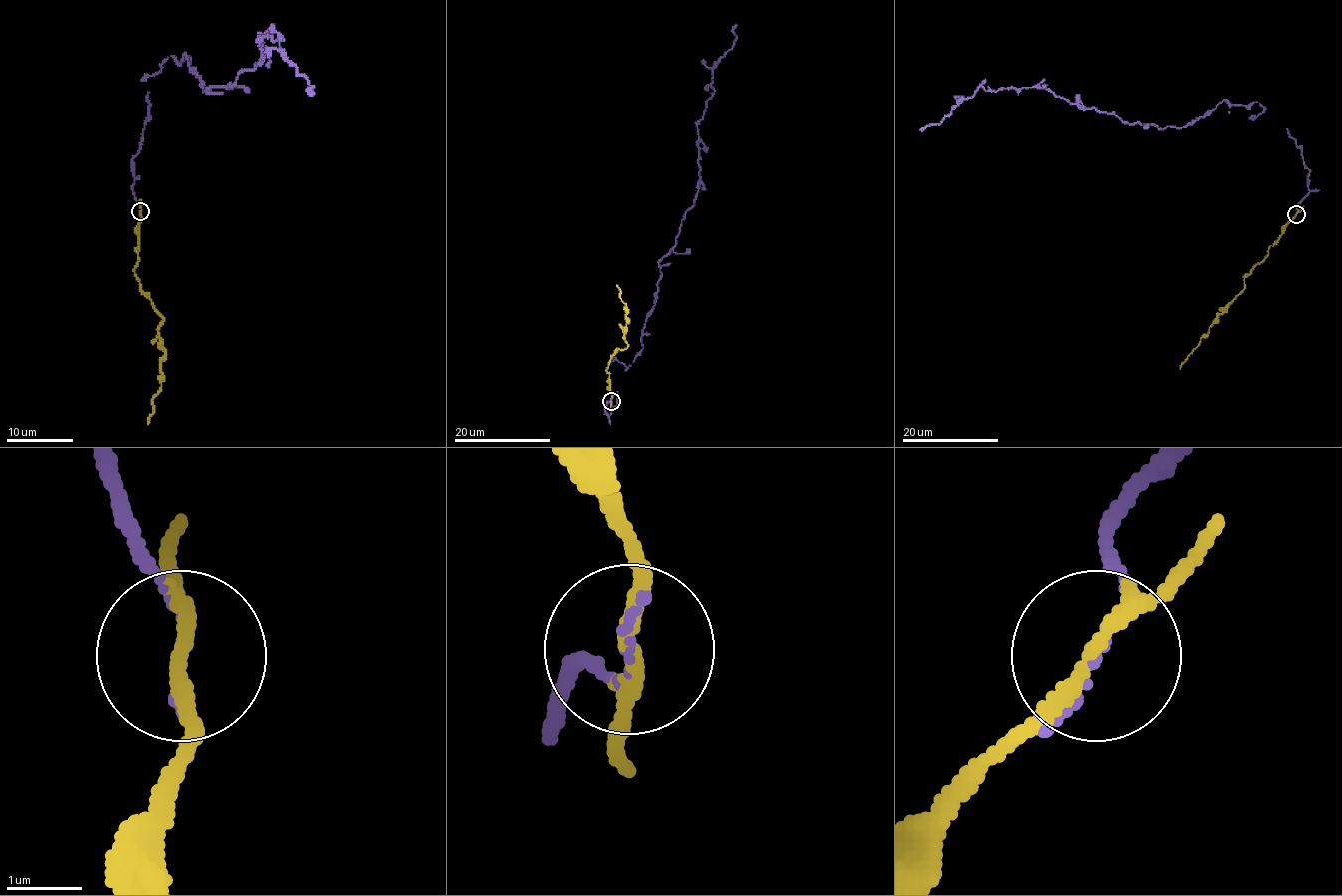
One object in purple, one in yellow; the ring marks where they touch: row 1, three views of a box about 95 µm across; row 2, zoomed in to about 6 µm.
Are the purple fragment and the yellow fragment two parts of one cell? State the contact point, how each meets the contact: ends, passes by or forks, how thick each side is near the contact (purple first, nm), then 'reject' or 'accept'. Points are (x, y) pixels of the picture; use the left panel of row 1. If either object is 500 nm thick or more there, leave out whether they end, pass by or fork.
(140, 211) | purple passes by | yellow passes by | 50/200 nm | accept

